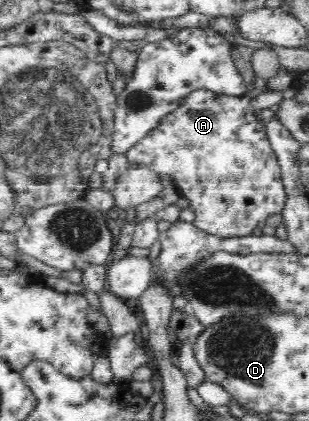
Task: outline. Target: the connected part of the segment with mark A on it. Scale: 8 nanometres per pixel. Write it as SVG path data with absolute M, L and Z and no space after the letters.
M207 89L191 90L190 93L182 96L176 109L163 118L161 124L153 132L147 134L145 138L142 138L126 152L133 169L146 169L157 176L163 176L170 184L173 184L177 192L179 192L179 197L185 198L189 208L195 213L195 221L192 222L193 226L202 230L203 233L211 234L215 237L242 238L252 236L253 232L259 228L259 224L263 224L271 216L283 215L286 210L288 197L284 188L279 159L274 152L274 146L270 143L265 127L256 121L257 110L250 105L249 101L250 99L246 96L227 96L223 93L213 93Z

